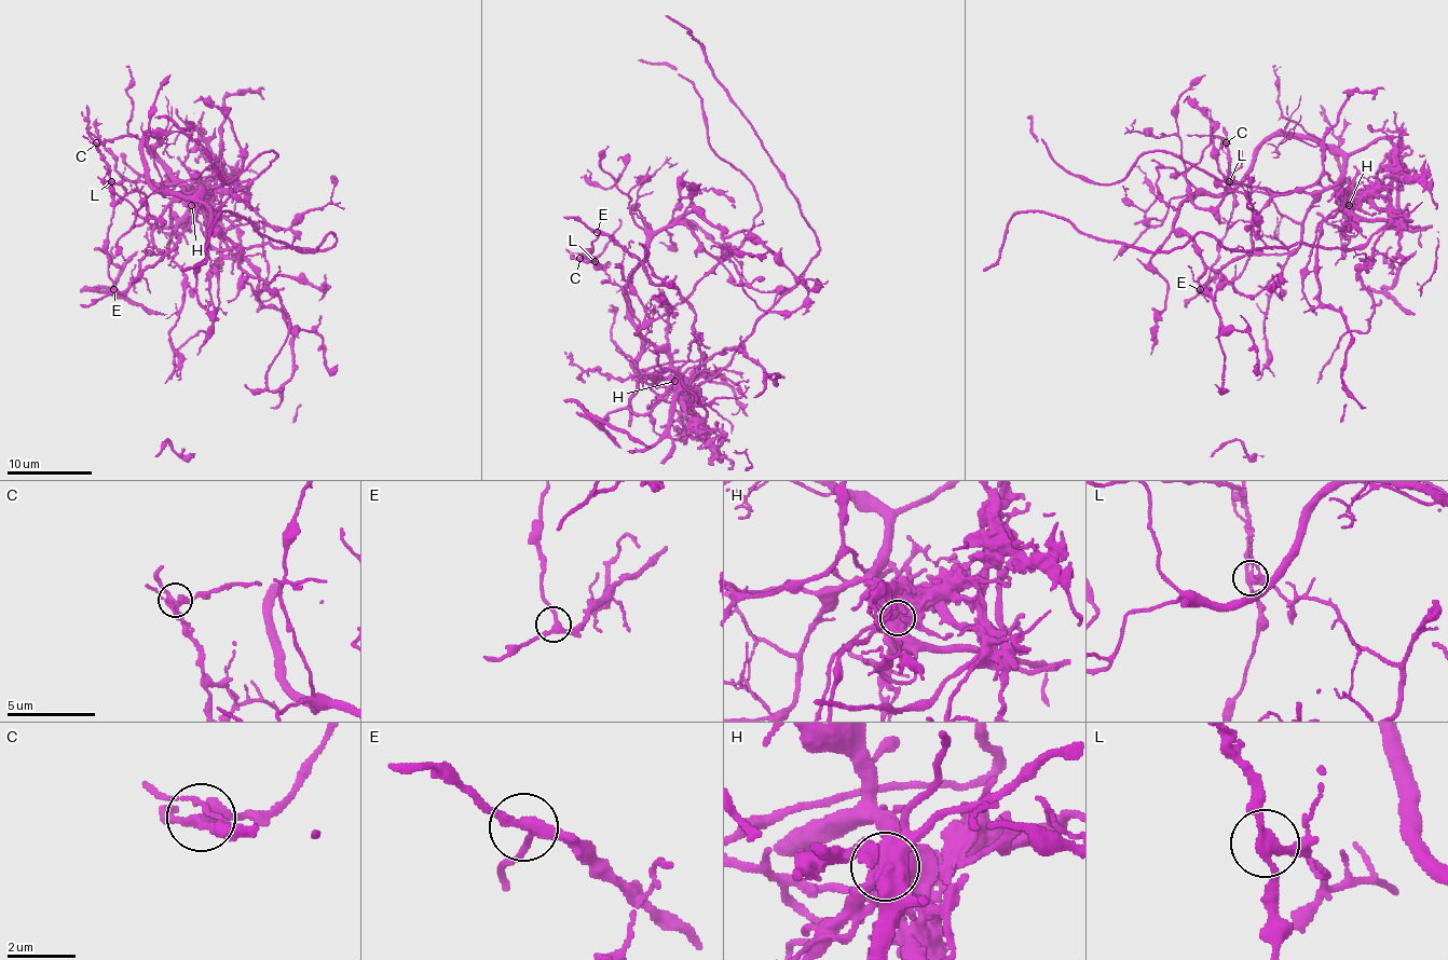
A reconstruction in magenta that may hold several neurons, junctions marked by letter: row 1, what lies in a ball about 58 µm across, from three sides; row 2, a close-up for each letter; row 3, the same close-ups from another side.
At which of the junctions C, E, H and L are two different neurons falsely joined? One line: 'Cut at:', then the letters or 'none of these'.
Cut at: H, L

